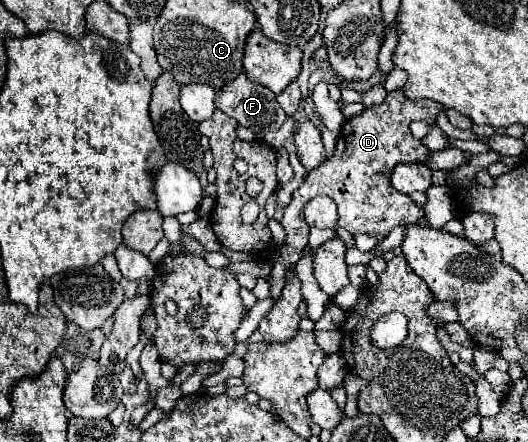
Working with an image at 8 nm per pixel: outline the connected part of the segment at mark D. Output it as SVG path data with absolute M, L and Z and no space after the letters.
M399 89L387 93L381 105L373 105L365 109L361 115L355 115L343 125L341 135L337 137L335 155L329 157L321 169L311 171L301 187L293 193L289 207L285 207L283 227L287 231L287 245L279 249L281 265L271 267L271 297L279 297L285 285L285 271L293 267L307 245L309 225L303 217L303 207L317 195L329 195L337 203L339 225L347 229L351 235L367 233L377 241L383 241L395 225L417 223L423 217L423 209L411 201L409 195L399 193L391 185L391 173L401 163L425 163L431 157L431 151L423 141L411 135L411 121L421 119L429 125L437 123L437 115L447 113L441 103L433 101L411 101Z

